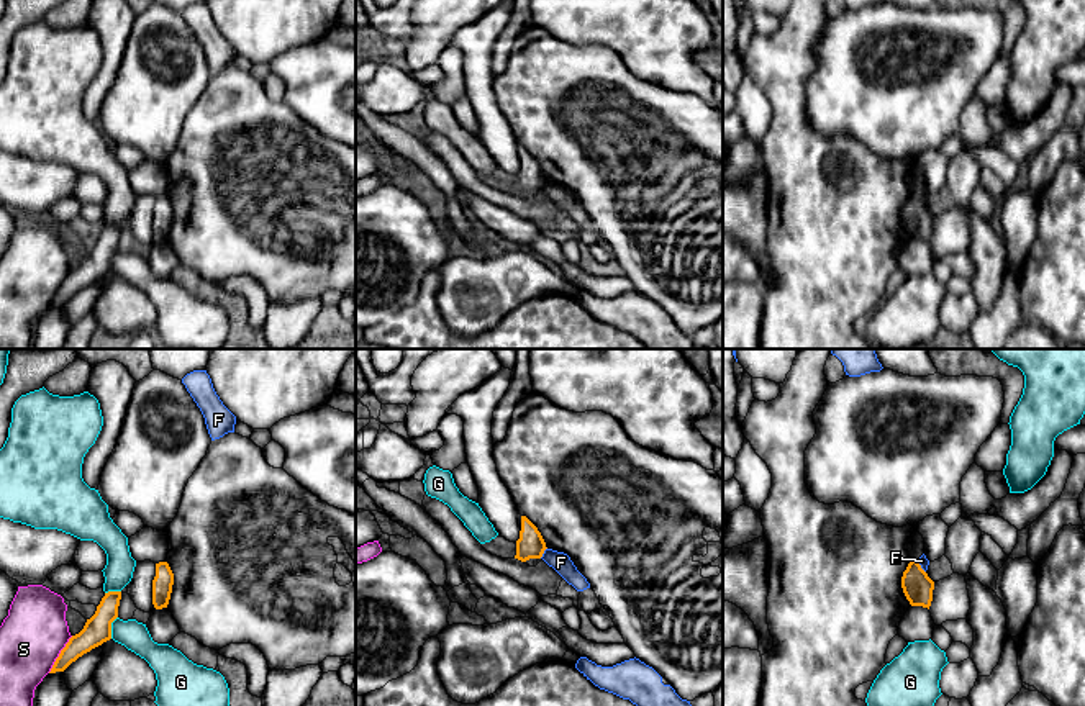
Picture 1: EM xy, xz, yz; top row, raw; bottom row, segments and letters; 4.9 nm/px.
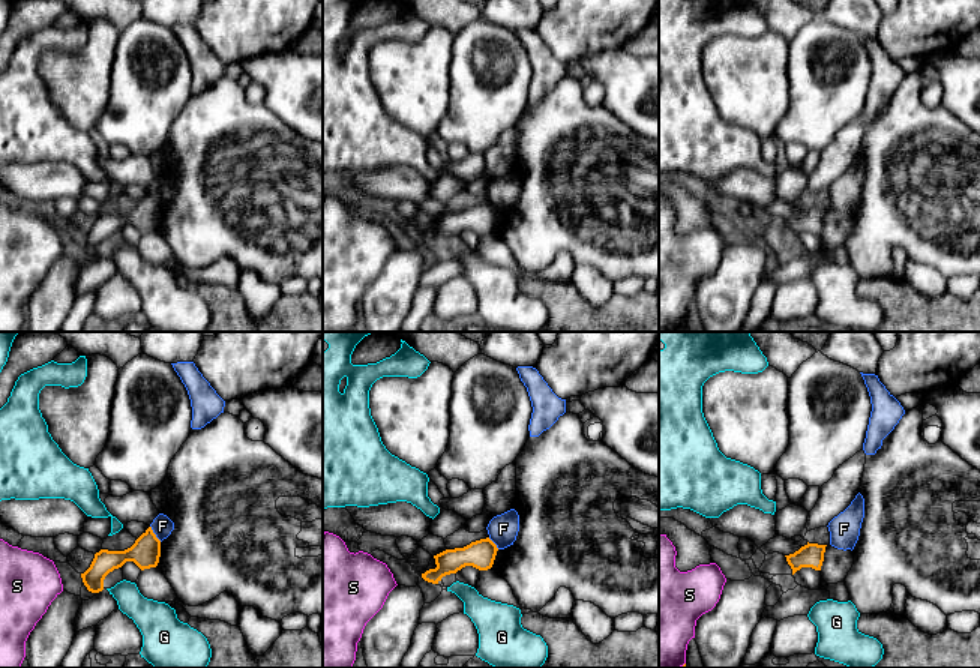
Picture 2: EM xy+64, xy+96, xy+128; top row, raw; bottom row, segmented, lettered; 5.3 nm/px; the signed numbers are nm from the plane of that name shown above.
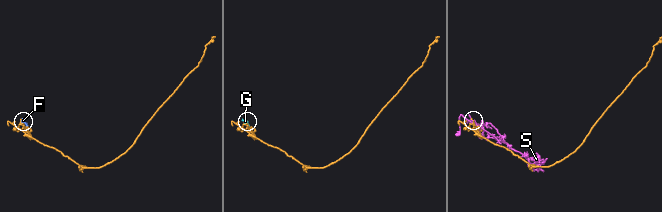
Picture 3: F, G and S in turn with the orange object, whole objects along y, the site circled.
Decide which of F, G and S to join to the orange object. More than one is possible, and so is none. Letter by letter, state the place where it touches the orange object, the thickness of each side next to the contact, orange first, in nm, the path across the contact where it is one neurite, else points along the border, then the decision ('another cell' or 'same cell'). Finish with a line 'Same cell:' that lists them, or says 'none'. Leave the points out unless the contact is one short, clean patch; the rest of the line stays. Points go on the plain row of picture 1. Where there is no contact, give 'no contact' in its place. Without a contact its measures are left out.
F: meets orange in xz at (543, 185); 130 nm thick on the orange side, 100 nm on the other; border along xz (546, 181), (540, 190); another cell
G: meets orange in xy at (110, 261); 140 nm thick on the orange side, 140 nm on the other; border along xy (117, 249), (112, 256), (110, 271); another cell
S: meets orange in xy at (59, 287); 140 nm thick on the orange side, 320 nm on the other; another cell
Same cell: none

